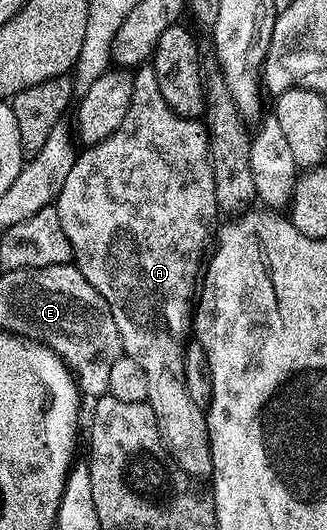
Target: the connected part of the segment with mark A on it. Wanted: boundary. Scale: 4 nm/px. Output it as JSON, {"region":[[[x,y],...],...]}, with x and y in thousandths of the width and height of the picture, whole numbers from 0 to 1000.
{"region":[[[440,121],[413,134],[404,149],[404,194],[373,234],[361,234],[361,242],[336,257],[324,257],[291,275],[266,277],[235,296],[165,387],[177,415],[190,415],[190,438],[202,438],[220,462],[229,500],[245,504],[251,521],[263,521],[263,528],[275,528],[284,543],[318,560],[349,596],[349,611],[361,611],[379,668],[422,679],[422,687],[434,687],[434,698],[446,702],[453,757],[477,779],[489,825],[520,851],[520,864],[566,887],[554,887],[566,896],[590,904],[612,902],[621,894],[624,900],[645,896],[648,855],[636,851],[636,791],[615,760],[575,745],[557,708],[569,674],[563,628],[572,623],[578,628],[593,608],[606,526],[618,517],[630,474],[654,449],[661,411],[667,413],[654,325],[642,317],[642,279],[627,232],[596,223],[560,223],[514,202],[483,166],[474,123]]]}

